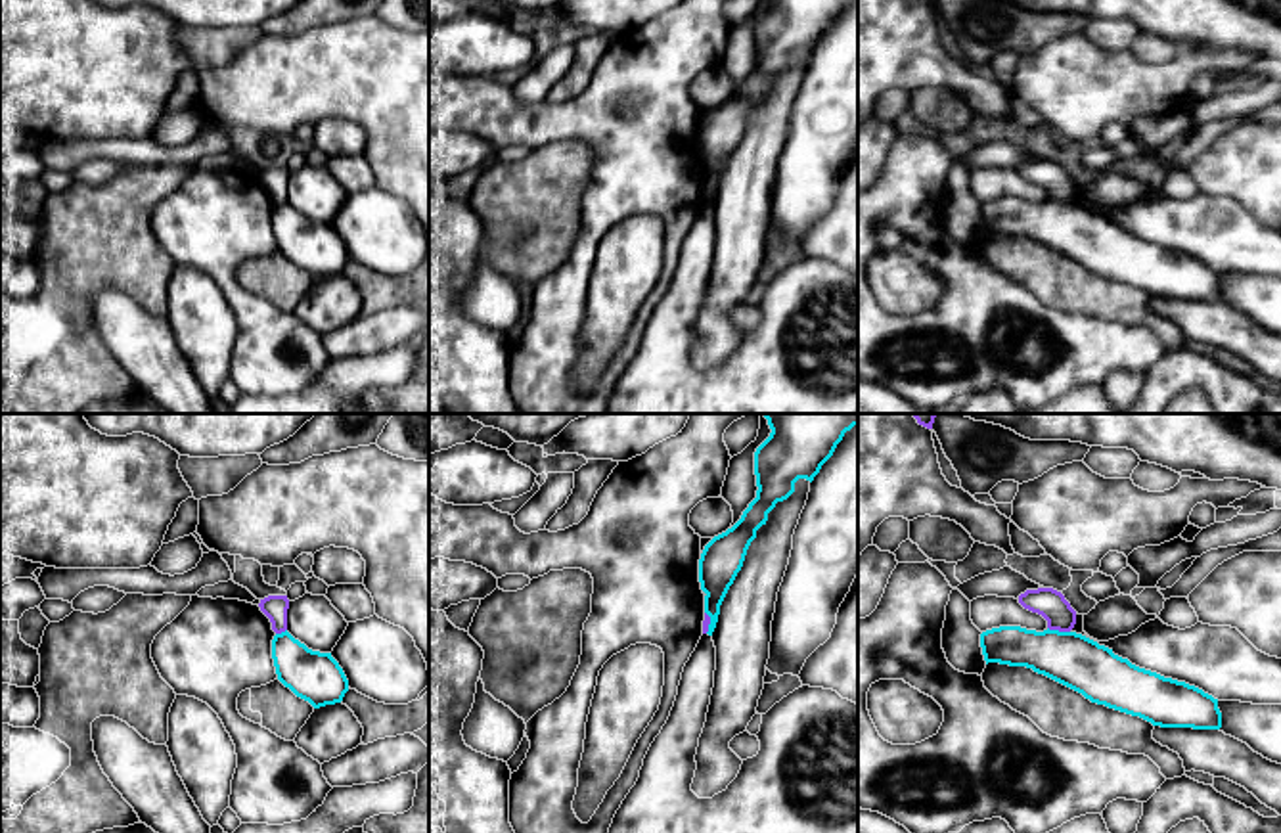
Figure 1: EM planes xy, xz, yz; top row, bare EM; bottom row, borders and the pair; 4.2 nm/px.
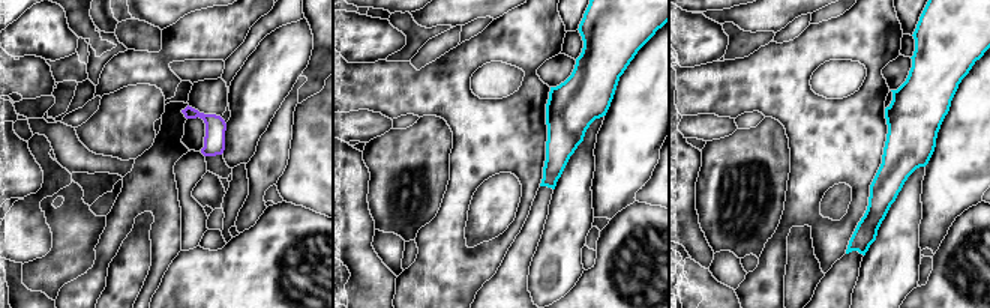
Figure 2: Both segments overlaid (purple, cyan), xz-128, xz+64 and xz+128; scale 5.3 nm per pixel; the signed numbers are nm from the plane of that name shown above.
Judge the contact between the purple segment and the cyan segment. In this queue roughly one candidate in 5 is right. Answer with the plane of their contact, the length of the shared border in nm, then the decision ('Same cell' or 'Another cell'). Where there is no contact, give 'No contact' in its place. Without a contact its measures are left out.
Touches purple in yz. Shared border 100 nm. Another cell

